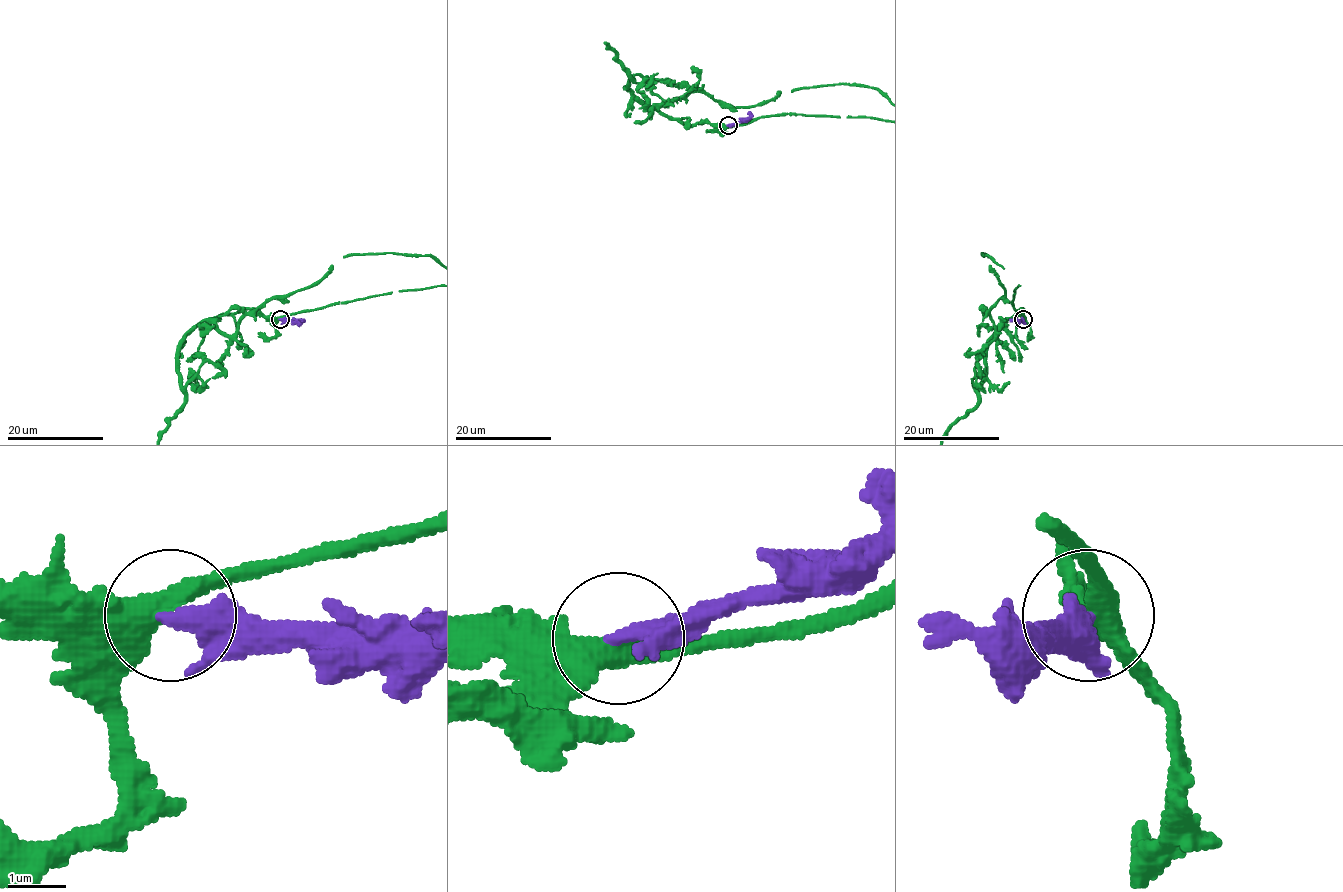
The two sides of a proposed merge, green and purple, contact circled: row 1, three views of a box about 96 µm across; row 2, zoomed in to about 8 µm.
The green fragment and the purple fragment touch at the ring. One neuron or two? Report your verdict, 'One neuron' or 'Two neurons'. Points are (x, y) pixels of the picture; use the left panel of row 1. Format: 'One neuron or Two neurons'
One neuron

